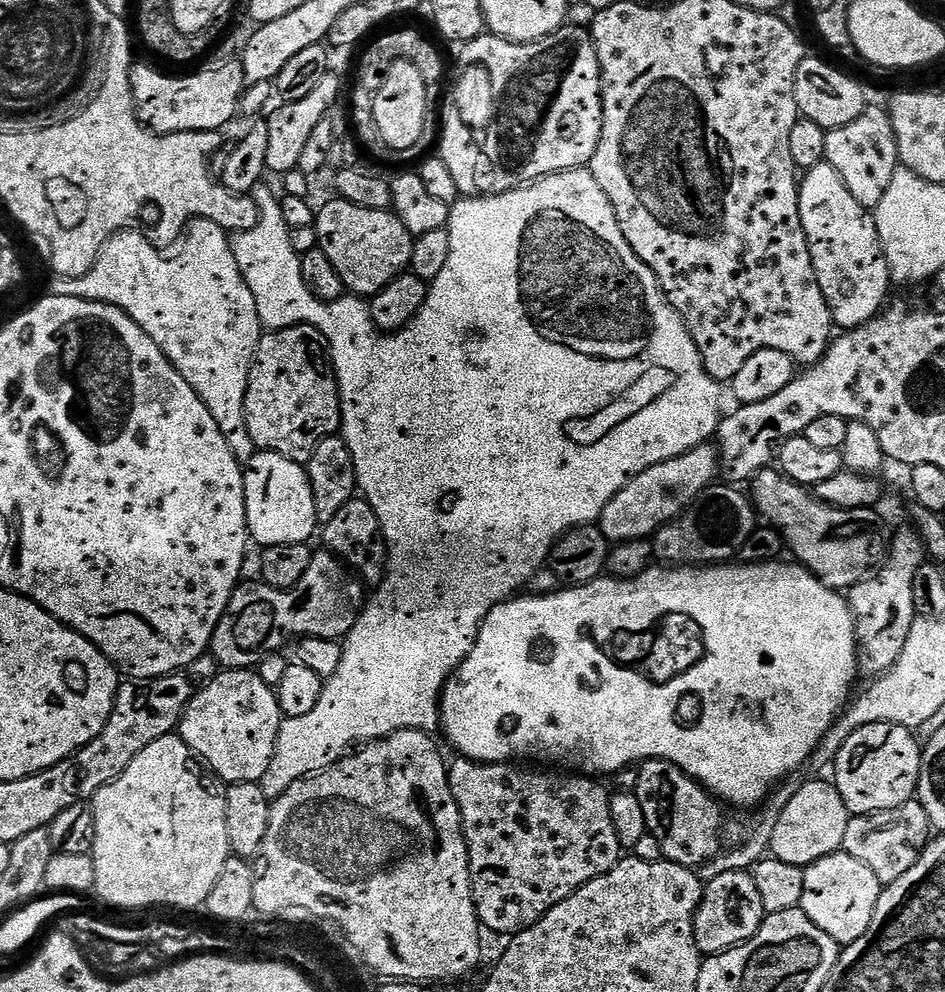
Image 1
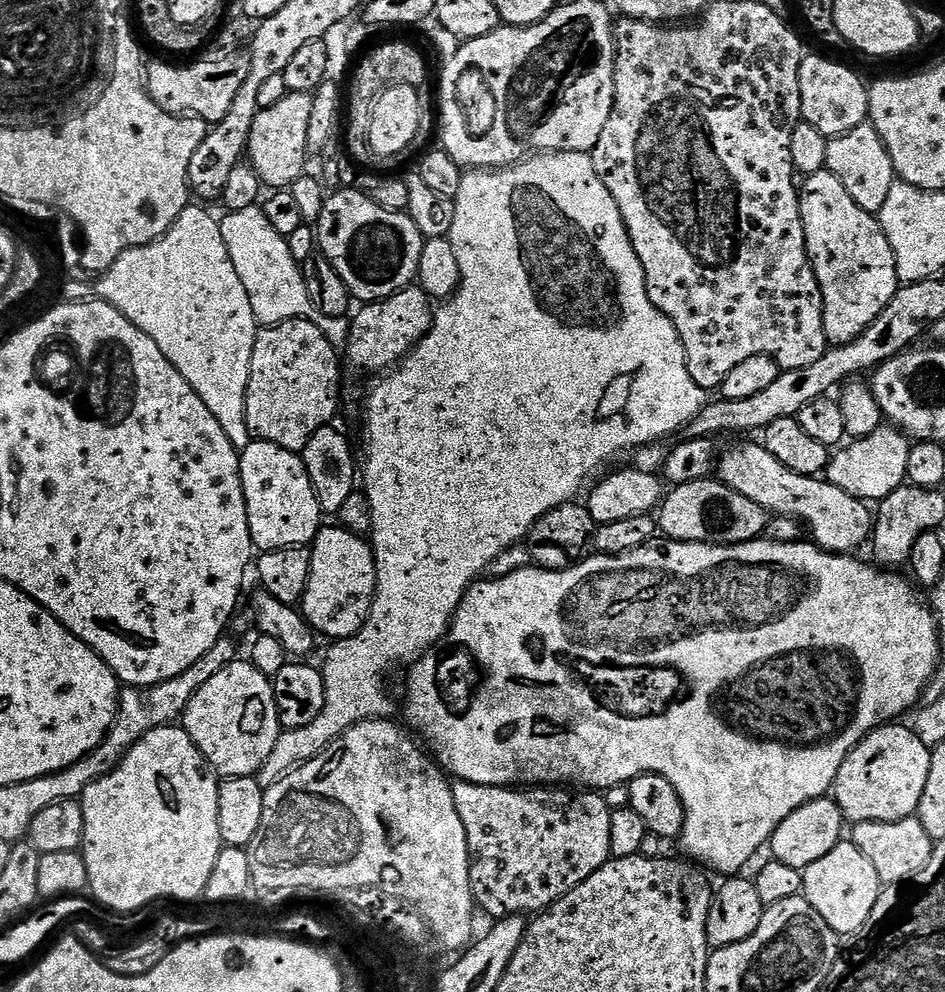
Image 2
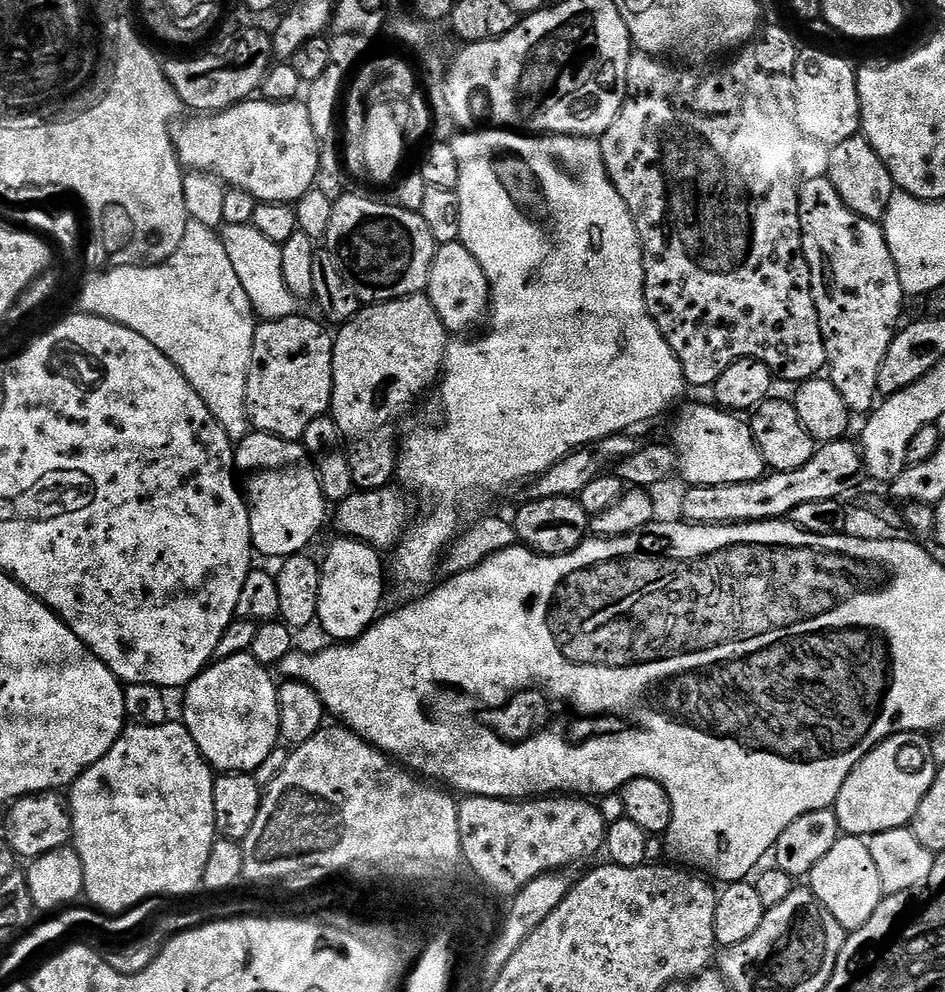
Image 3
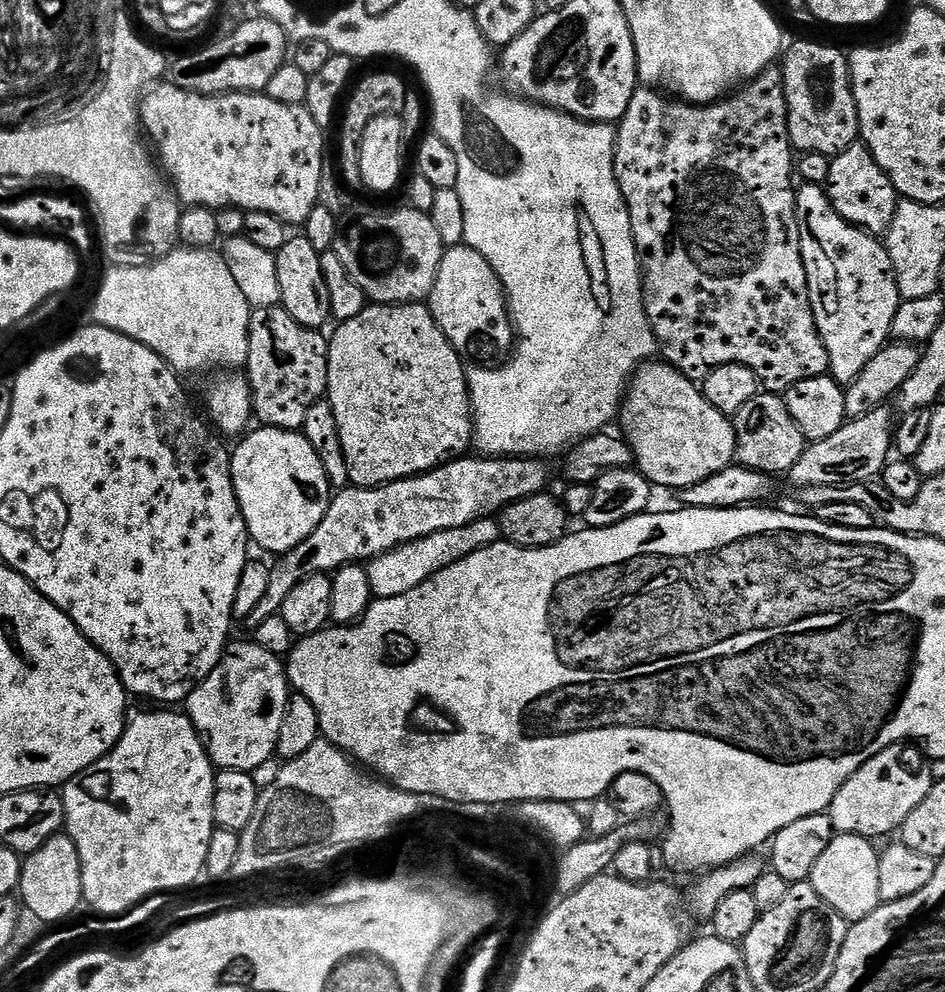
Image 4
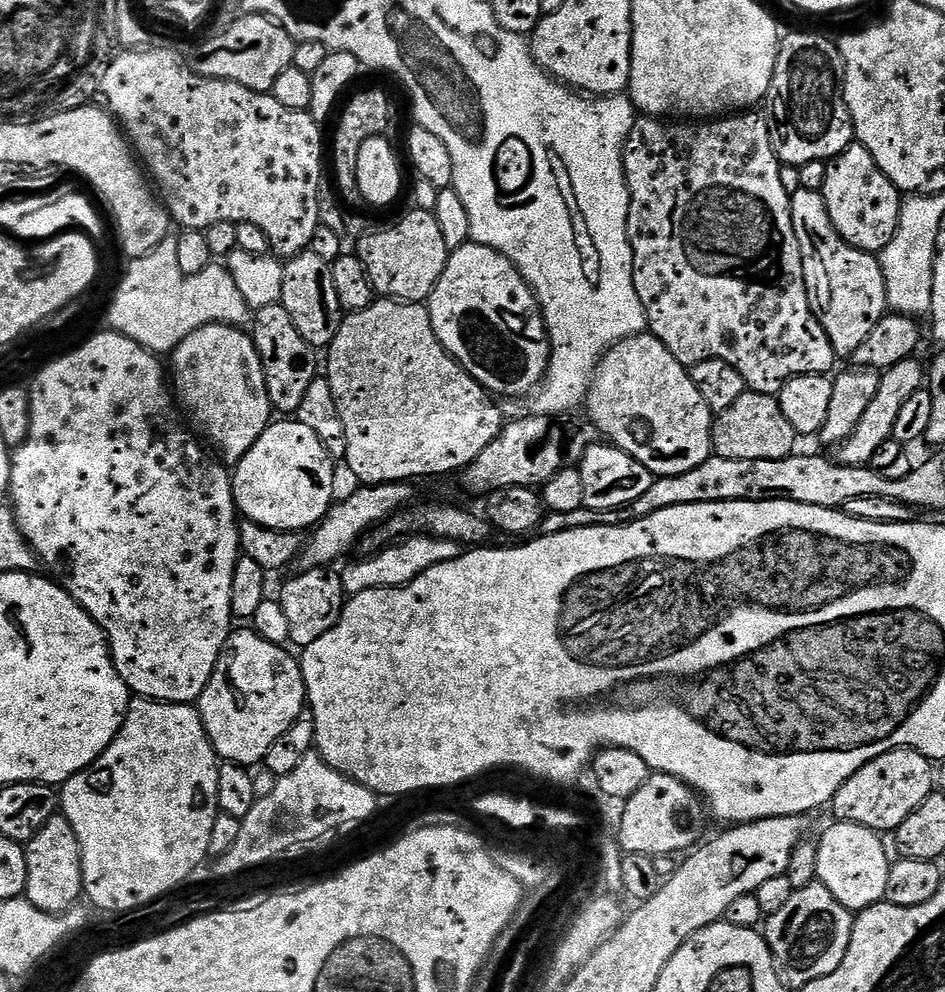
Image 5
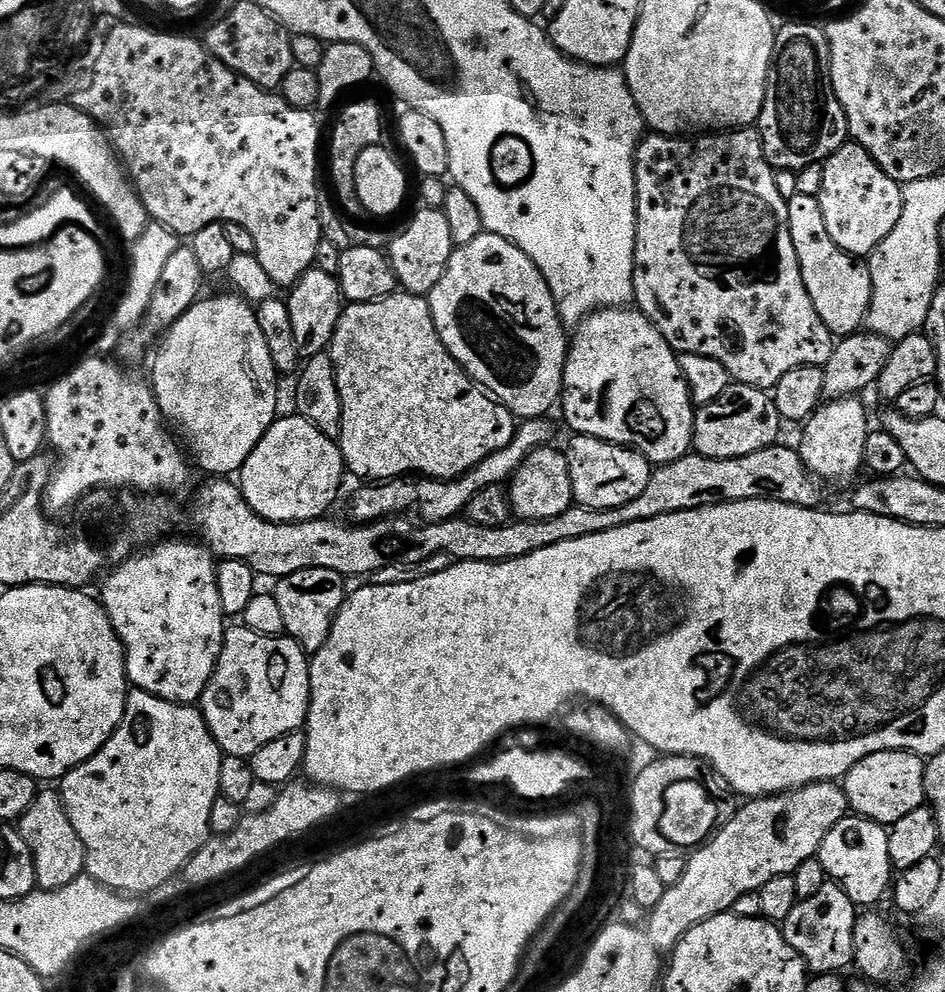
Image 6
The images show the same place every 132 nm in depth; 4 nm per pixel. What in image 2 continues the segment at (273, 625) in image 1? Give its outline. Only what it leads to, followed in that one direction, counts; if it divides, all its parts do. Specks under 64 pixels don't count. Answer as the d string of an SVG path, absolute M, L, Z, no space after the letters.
M334 524L334 526L321 527L316 533L311 550L310 582L307 583L307 589L300 603L304 619L311 625L313 631L330 637L330 640L353 636L365 624L372 609L373 598L376 596L377 568L372 545L365 537Z

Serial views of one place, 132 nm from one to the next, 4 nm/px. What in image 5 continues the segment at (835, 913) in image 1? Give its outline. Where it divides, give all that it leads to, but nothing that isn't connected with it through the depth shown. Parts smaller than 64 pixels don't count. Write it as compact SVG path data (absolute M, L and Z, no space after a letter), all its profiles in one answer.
M832 822L832 825L818 836L818 870L816 880L842 902L848 911L859 914L865 908L884 900L886 882L890 878L890 855L884 849L881 833L866 826Z

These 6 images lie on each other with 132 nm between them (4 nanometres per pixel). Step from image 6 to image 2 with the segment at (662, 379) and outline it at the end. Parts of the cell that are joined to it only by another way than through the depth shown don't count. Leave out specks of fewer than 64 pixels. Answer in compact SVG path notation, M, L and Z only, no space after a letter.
M763 443L736 444L725 456L723 453L718 460L718 479L721 484L730 486L730 490L738 490L738 494L750 498L750 502L758 502L758 506L762 506L772 516L796 517L805 524L811 543L827 552L852 554L857 551L855 548L860 548L863 544L865 547L869 543L874 527L874 512L865 501L846 494L846 490L834 486L826 478L803 476L782 466L782 462L778 462L778 458L774 458L774 454L770 454L770 450L766 450Z

